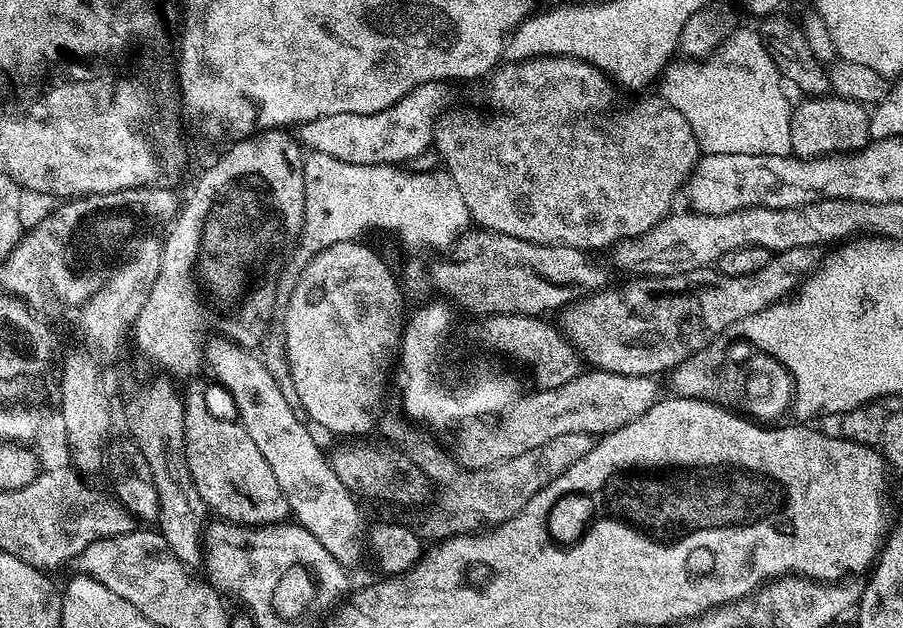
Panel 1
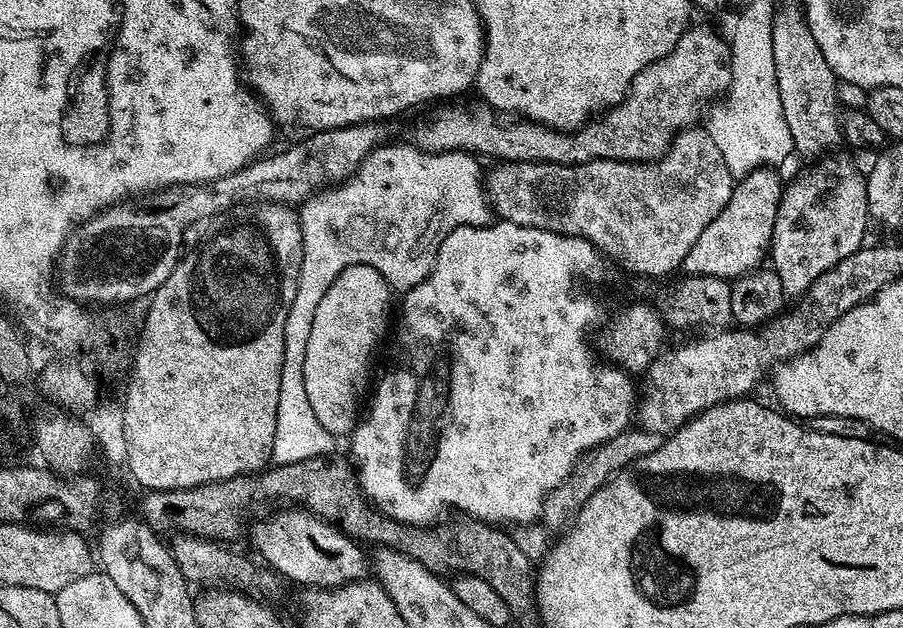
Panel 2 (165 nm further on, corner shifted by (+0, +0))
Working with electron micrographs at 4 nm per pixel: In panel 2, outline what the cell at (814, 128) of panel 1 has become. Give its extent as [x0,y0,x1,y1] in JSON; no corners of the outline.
[770,154,870,297]

